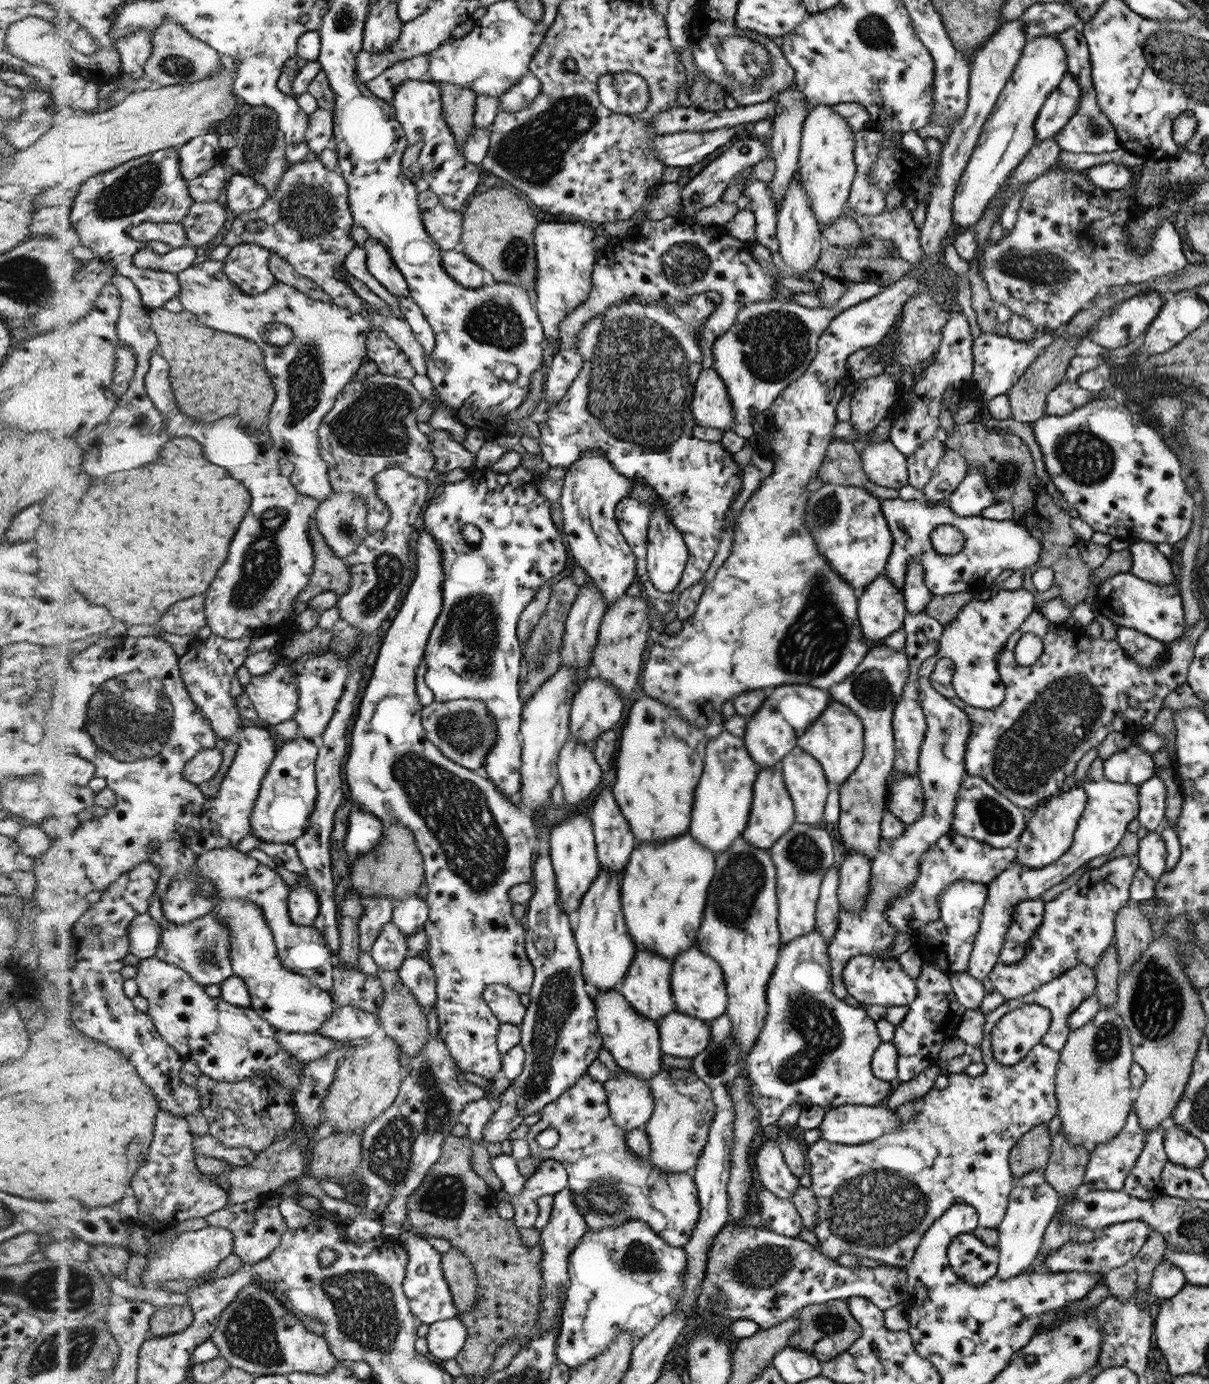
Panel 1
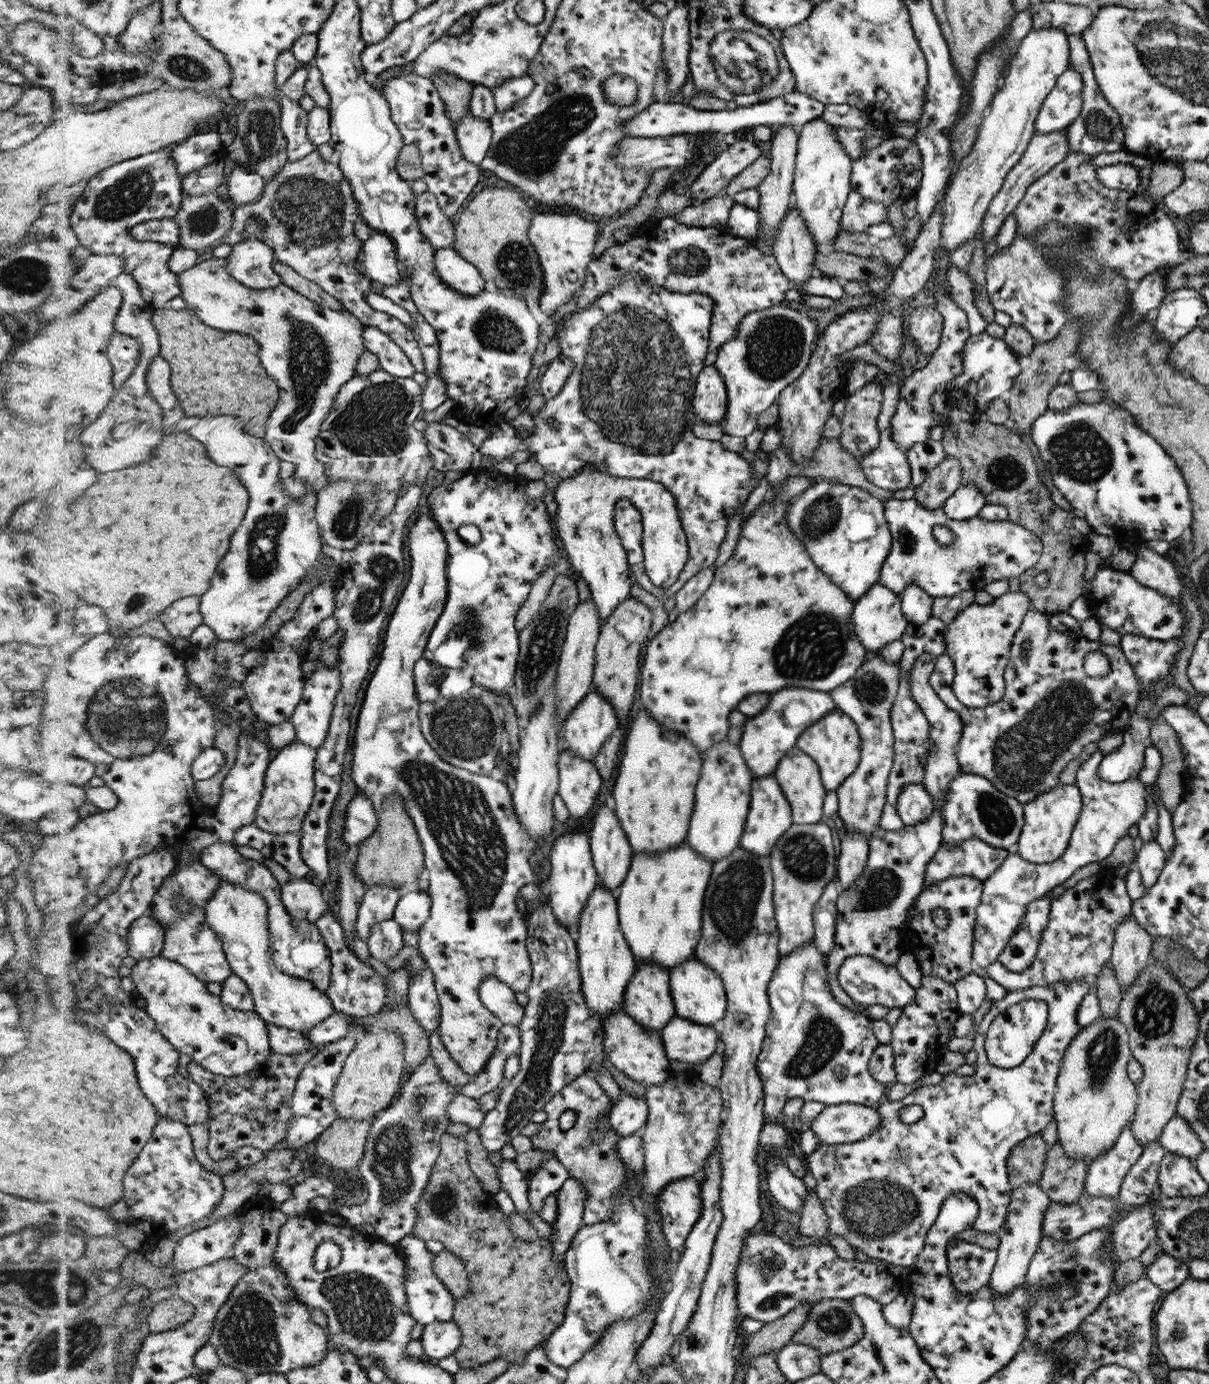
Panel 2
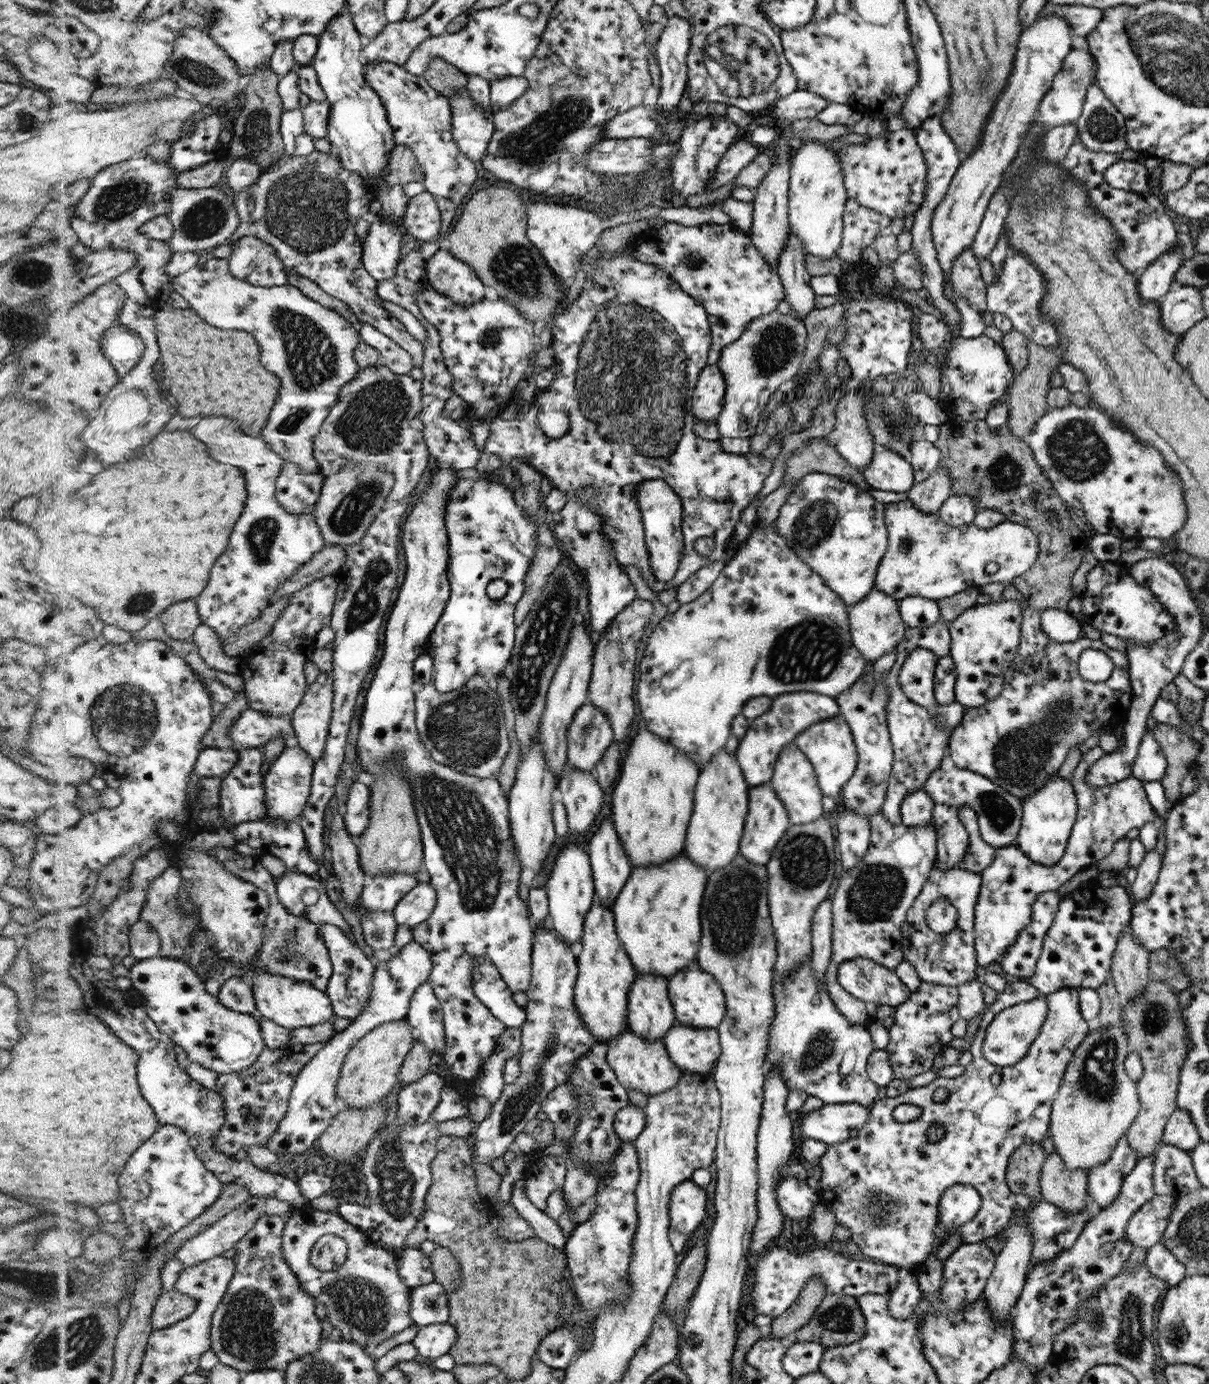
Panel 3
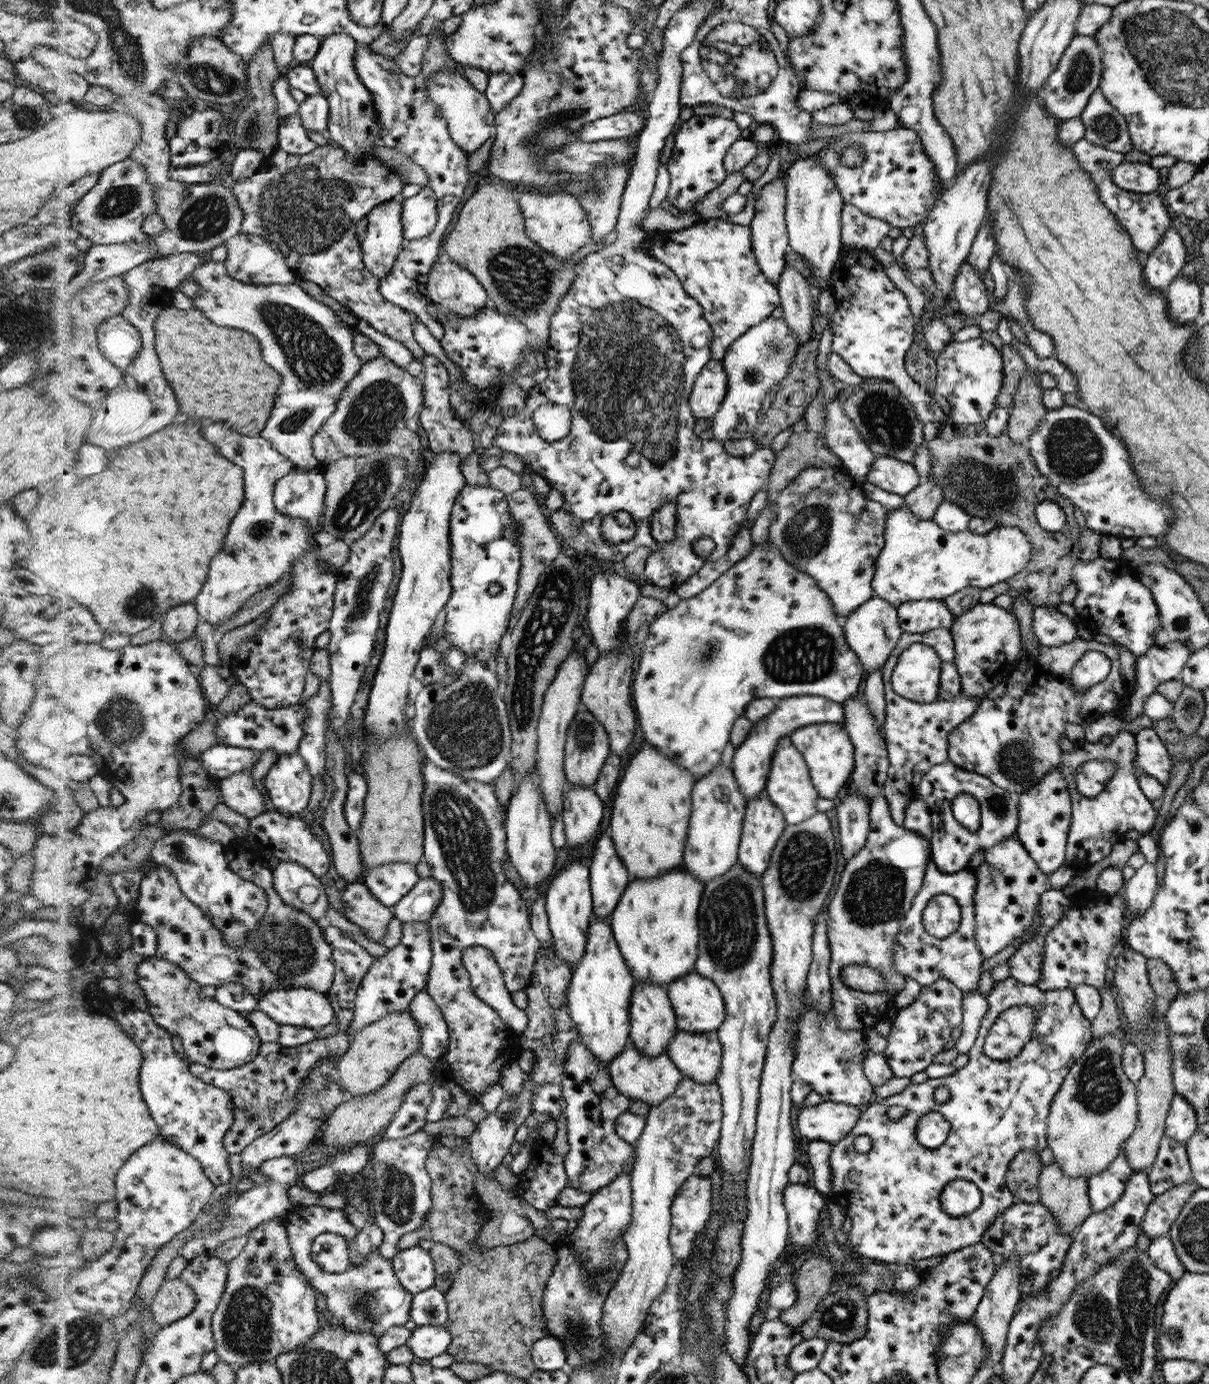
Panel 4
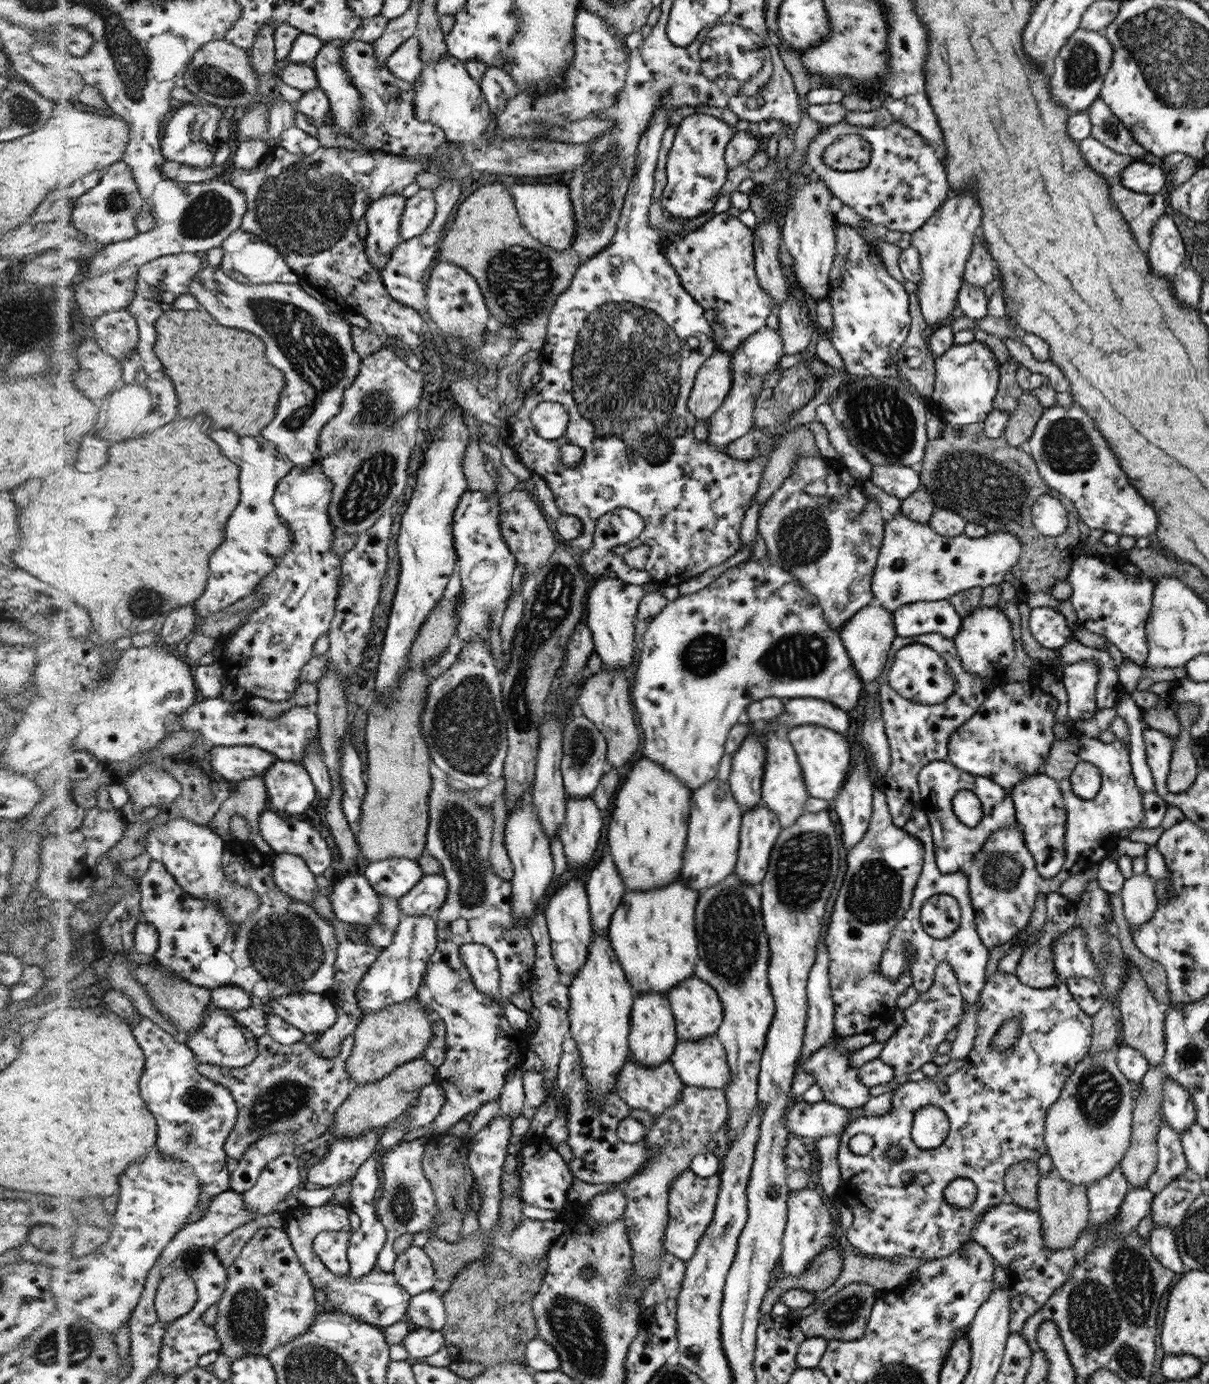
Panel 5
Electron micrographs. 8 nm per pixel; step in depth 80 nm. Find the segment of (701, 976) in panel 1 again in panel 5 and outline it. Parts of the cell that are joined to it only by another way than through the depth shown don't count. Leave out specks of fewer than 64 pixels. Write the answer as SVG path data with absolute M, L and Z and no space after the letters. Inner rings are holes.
M693 975L666 994L678 1016L678 1041L702 1040L720 1030L723 1006L712 985Z

